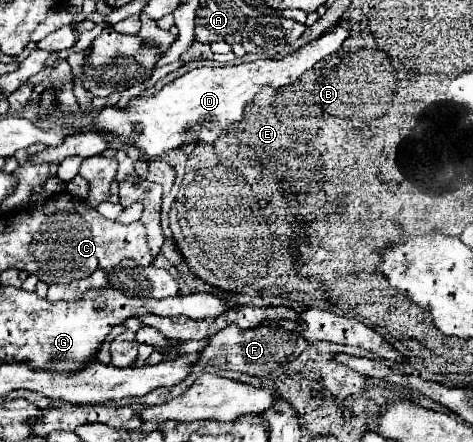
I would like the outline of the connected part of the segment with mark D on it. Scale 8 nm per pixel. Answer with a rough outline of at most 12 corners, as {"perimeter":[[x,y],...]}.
{"perimeter":[[339,23],[285,59],[191,69],[97,129],[147,157],[213,143],[261,87],[279,91],[349,35]]}

